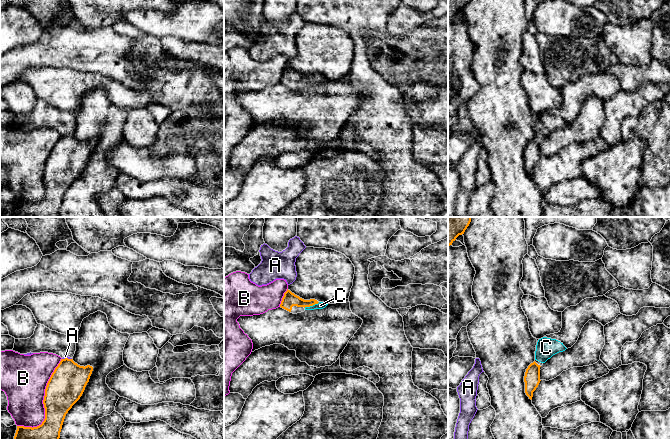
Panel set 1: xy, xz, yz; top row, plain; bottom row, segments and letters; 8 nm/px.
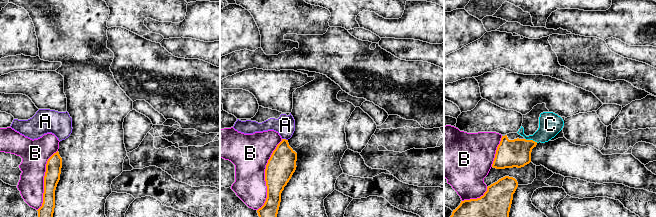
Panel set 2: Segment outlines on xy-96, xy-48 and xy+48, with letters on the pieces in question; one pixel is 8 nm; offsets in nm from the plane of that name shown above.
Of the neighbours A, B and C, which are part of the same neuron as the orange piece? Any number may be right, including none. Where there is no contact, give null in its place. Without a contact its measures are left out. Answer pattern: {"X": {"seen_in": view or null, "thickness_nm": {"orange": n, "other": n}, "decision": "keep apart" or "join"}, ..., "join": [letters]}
{"A": {"seen_in": "xy", "thickness_nm": {"orange": 300, "other": 20}, "decision": "keep apart"}, "B": {"seen_in": "xy", "thickness_nm": {"orange": 300, "other": 360}, "decision": "keep apart"}, "C": {"seen_in": "xz", "thickness_nm": {"orange": 120, "other": 60}, "decision": "join"}, "join": ["C"]}

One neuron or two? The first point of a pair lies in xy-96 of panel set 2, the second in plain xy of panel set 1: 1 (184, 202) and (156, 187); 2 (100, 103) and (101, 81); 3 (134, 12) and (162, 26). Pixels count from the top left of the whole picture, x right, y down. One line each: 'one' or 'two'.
1: one
2: two
3: two

